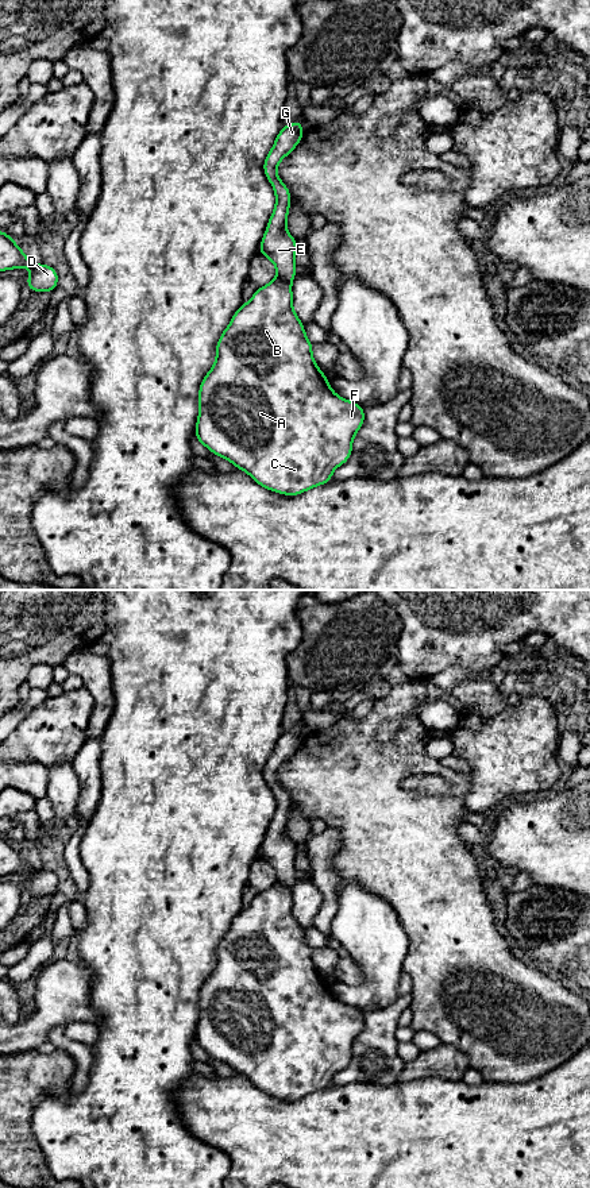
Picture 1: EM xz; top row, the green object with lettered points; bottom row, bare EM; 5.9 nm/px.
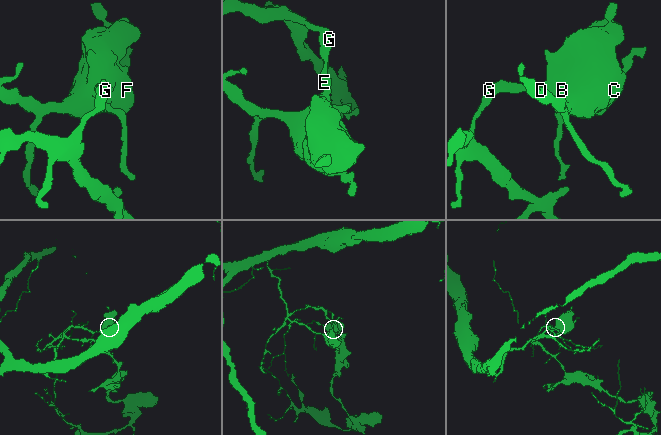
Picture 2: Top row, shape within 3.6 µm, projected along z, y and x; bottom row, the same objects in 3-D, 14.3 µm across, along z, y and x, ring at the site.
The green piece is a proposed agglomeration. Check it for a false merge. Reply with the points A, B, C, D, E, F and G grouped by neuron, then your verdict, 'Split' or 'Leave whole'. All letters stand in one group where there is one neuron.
Groups: A B C D F / E G. Split

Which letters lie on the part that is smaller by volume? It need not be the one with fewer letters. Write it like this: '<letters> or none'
E, G

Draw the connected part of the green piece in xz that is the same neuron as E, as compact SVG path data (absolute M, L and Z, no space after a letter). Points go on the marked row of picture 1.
M302 120L282 126L263 162L263 173L274 189L277 201L261 240L259 252L274 263L277 277L289 282L296 278L297 239L286 231L292 197L289 188L279 180L277 167L296 148L304 134Z

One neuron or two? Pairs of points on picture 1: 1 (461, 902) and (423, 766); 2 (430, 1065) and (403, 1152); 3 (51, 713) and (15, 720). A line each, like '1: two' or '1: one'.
1: one
2: two
3: two

